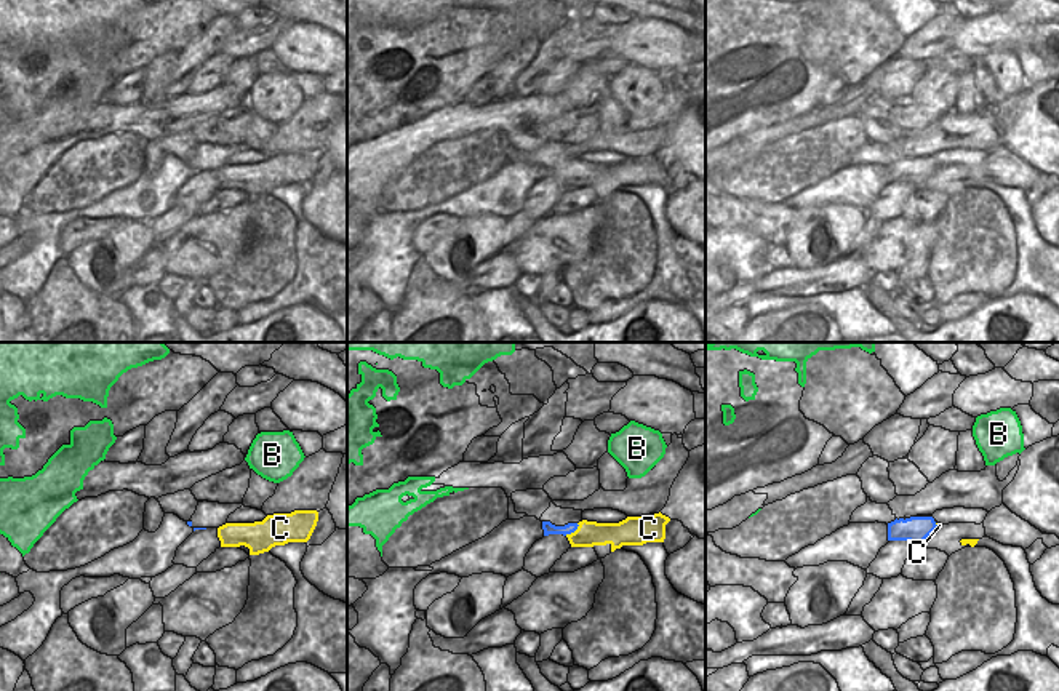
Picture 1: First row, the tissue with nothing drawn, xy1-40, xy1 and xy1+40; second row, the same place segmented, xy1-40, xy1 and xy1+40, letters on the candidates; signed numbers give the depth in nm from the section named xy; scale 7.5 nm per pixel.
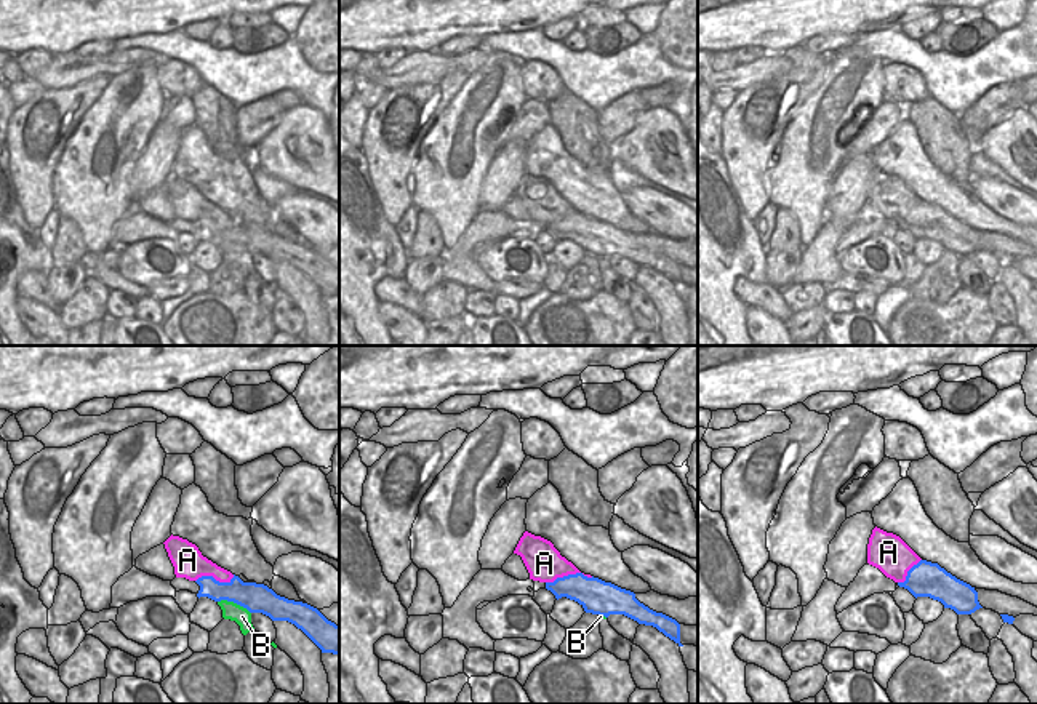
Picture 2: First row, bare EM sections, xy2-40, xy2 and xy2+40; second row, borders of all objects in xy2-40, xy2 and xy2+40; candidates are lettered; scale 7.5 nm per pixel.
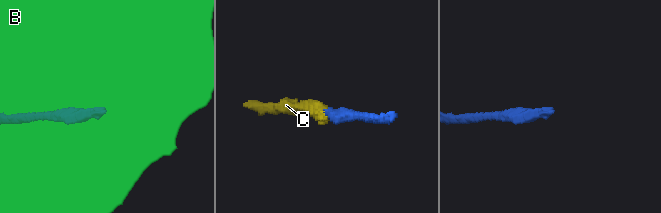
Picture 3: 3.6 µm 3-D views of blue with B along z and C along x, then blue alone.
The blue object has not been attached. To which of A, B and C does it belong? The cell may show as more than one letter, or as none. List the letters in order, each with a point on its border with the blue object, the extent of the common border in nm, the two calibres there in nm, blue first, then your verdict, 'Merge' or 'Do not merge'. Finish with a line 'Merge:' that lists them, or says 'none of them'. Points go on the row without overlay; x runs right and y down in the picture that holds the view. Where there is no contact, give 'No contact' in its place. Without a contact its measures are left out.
A: Touches blue at xy2 (568, 216). Shared border 360 nm. Thickness 240 nm (blue) against 280 nm. Do not merge
B: Touches blue at xy2-40 (234, 244). Shared border 280 nm. Thickness 220 nm (blue) against 140 nm. Do not merge
C: Touches blue at xy1 (571, 173). Shared border 140 nm. Thickness 90 nm (blue) against 190 nm. Merge
Merge: C.

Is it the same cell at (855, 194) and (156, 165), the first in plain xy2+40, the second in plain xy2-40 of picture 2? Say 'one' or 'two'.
one

